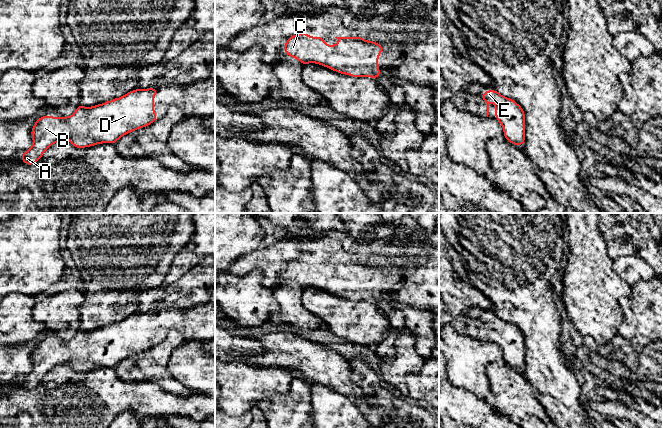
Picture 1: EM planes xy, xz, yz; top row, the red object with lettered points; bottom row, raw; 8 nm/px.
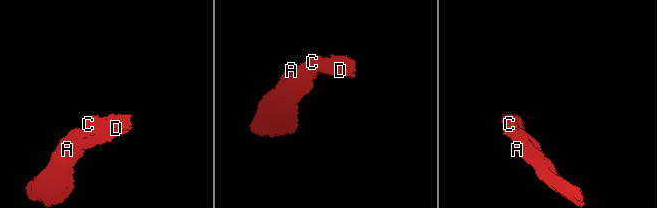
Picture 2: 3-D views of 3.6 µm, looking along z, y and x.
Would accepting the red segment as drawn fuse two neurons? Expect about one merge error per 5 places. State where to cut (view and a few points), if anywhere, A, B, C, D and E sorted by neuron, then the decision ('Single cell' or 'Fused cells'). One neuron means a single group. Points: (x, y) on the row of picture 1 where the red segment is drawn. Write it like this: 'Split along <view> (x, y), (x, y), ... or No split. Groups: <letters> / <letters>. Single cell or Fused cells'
No split. Groups: A B C D E. Single cell

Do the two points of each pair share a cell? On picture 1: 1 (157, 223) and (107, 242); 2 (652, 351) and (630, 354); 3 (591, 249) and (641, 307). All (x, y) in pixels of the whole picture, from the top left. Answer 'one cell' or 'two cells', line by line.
1: one cell
2: one cell
3: two cells

